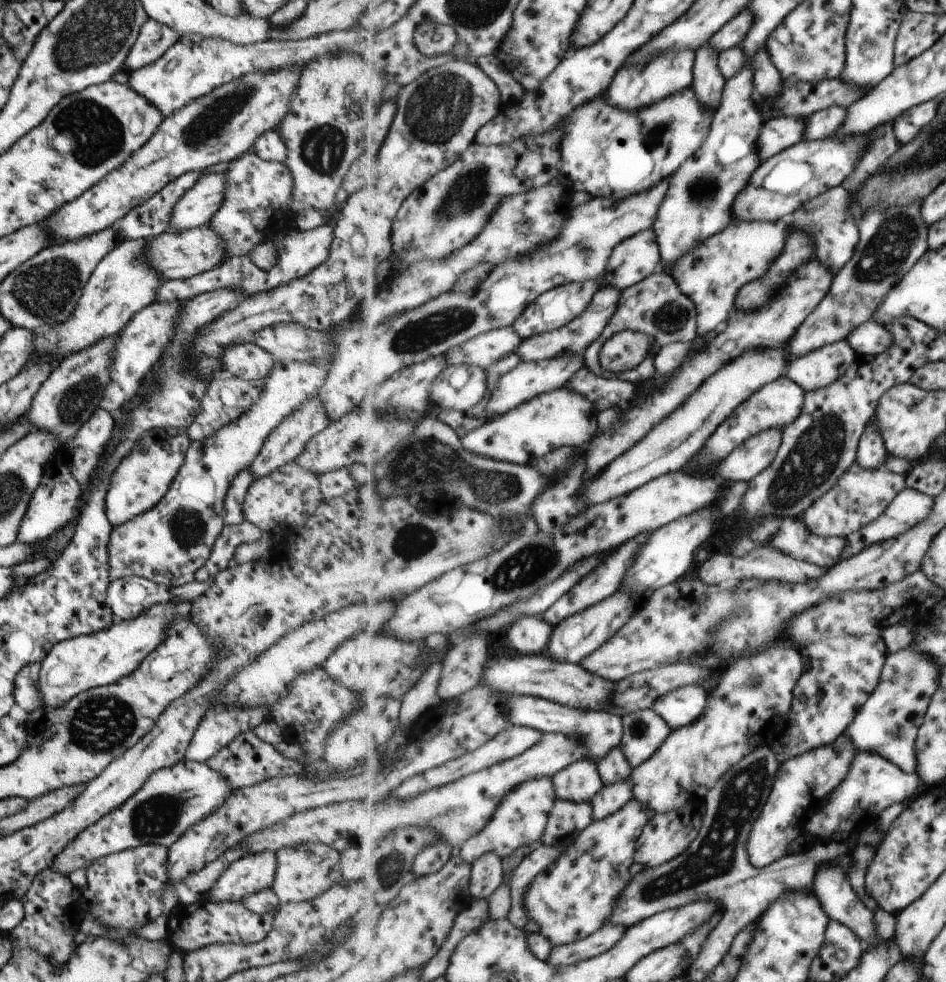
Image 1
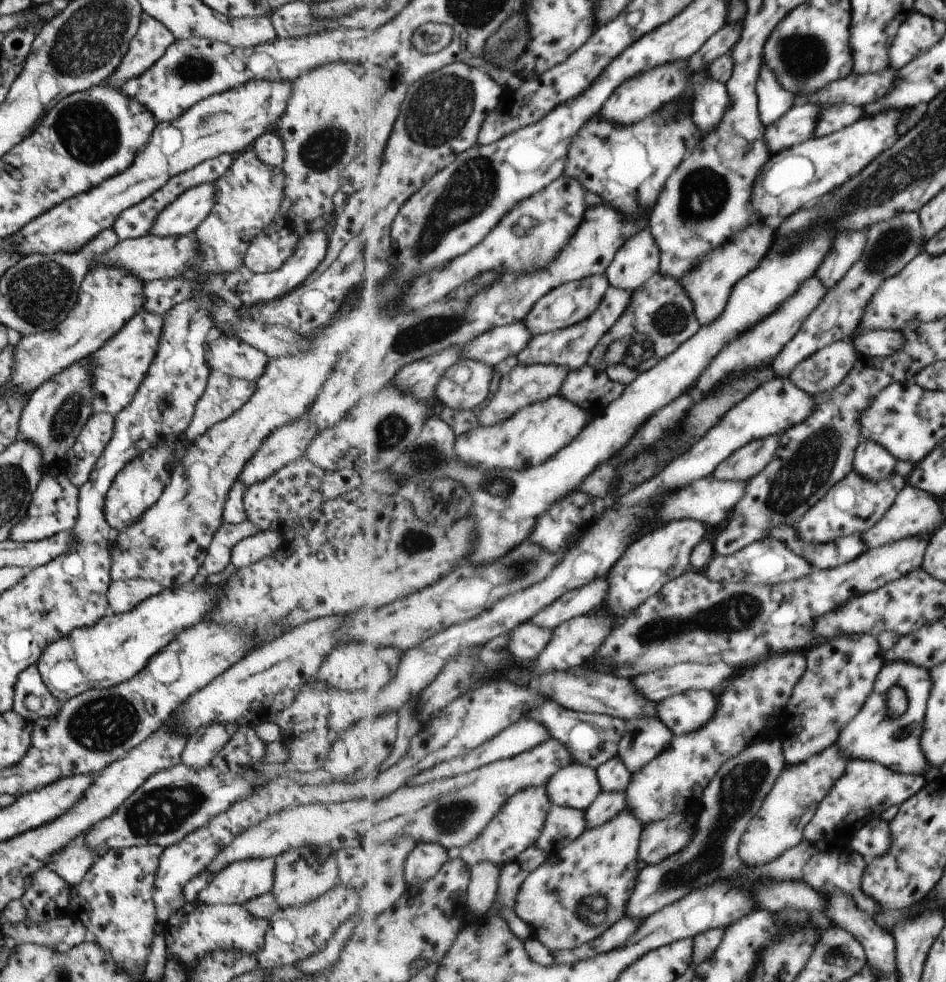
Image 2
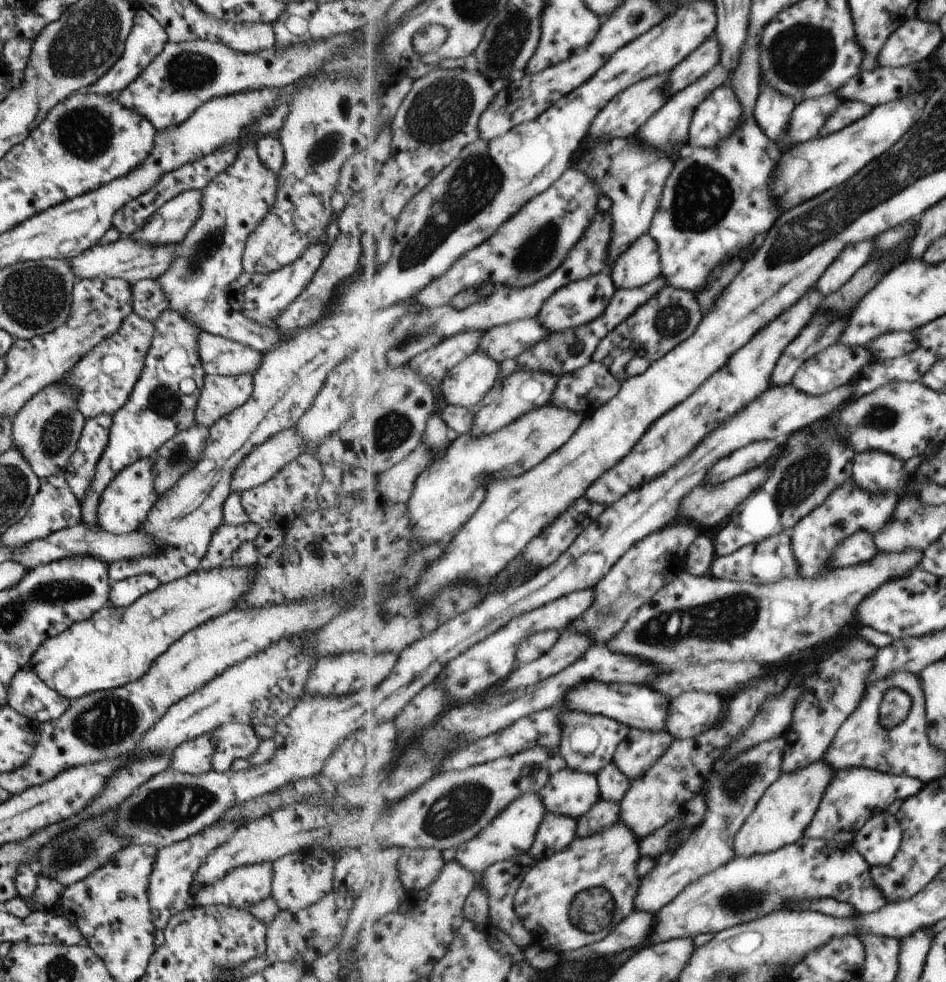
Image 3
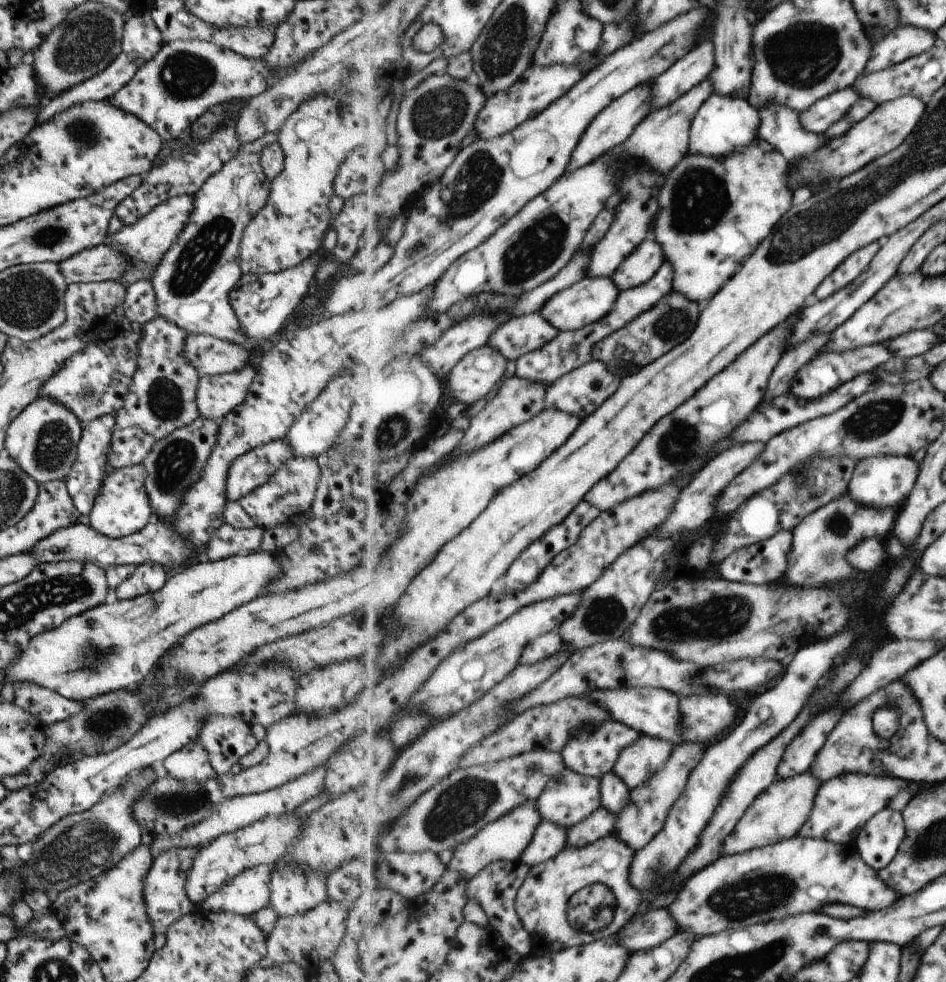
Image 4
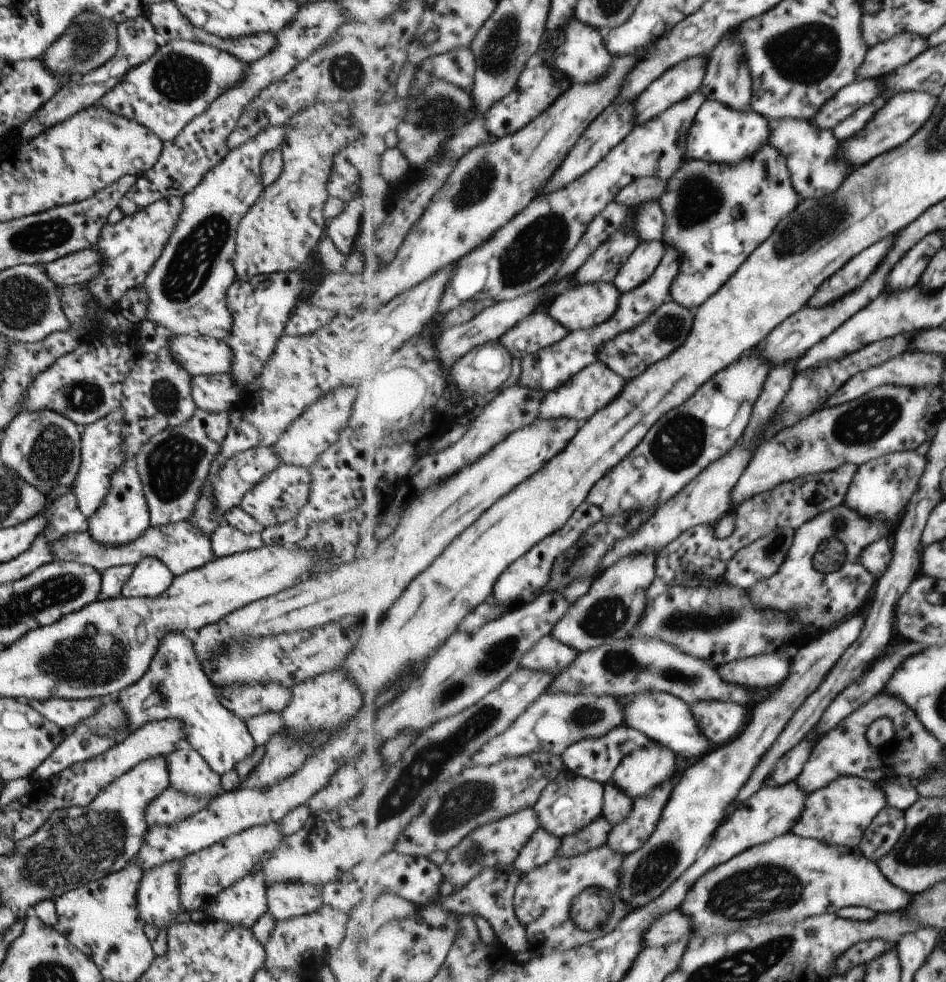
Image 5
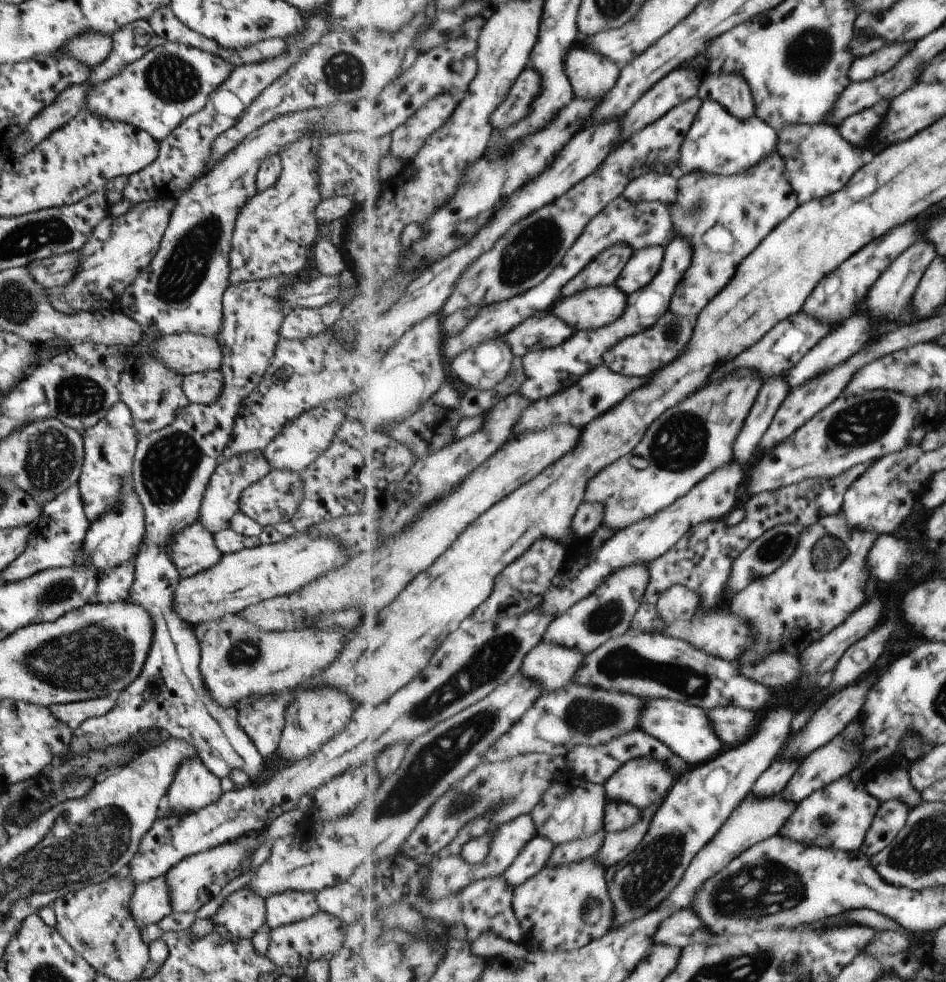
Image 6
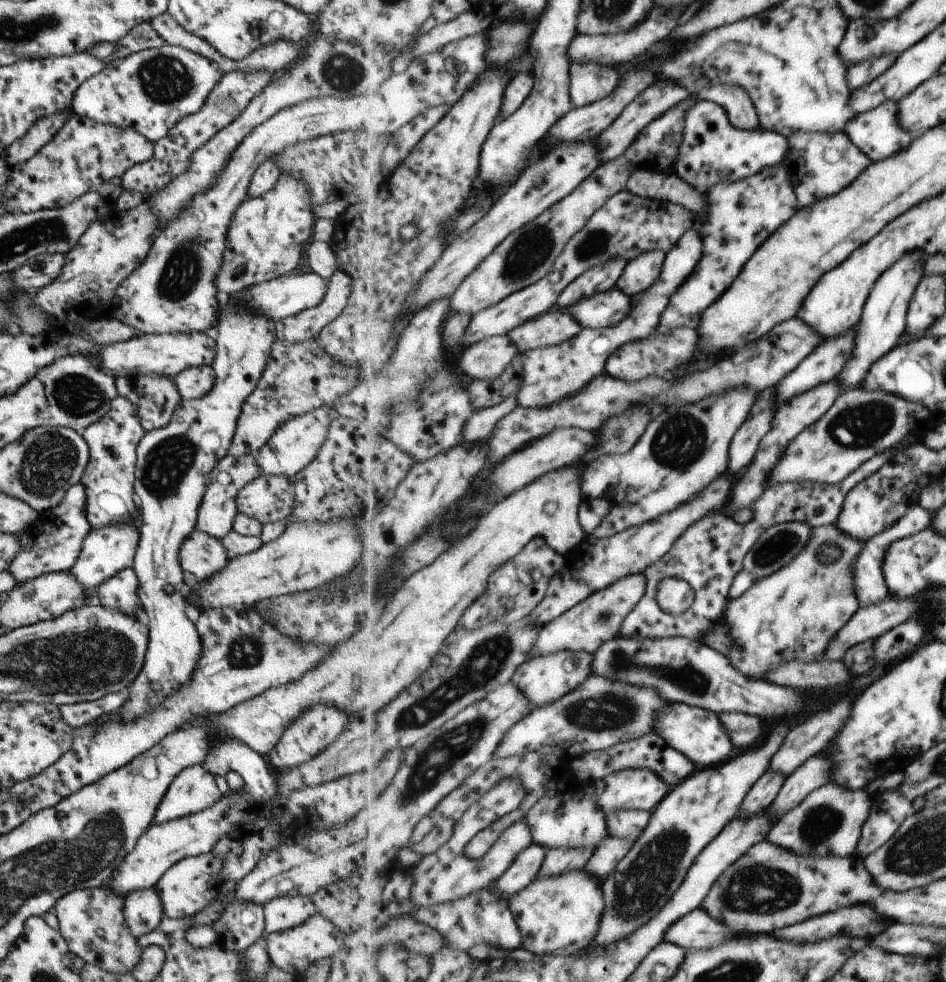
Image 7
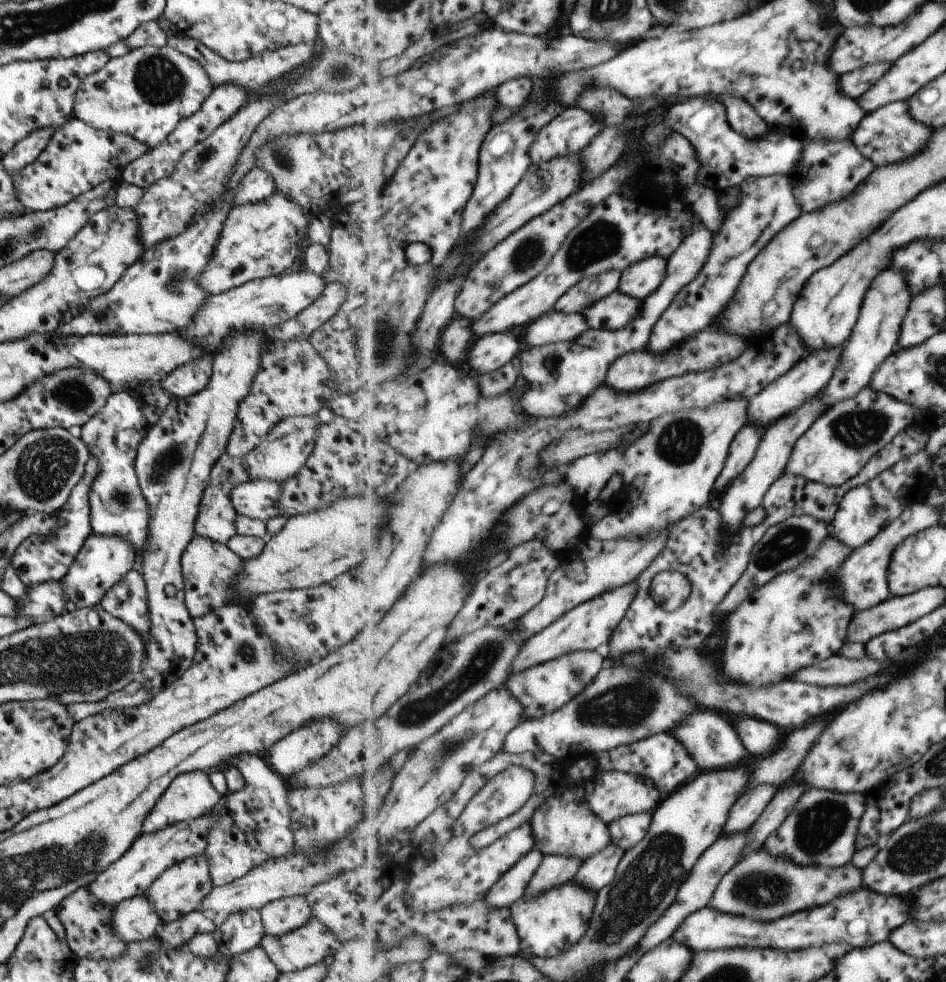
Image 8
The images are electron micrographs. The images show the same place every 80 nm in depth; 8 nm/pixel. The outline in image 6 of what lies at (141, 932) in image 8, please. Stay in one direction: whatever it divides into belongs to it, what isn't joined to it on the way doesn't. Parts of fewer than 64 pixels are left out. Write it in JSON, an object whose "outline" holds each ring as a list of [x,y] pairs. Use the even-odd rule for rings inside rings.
{"outline":[[[163,876],[136,884],[127,902],[127,910],[140,931],[151,924],[157,925],[163,917],[171,914],[169,894]]]}

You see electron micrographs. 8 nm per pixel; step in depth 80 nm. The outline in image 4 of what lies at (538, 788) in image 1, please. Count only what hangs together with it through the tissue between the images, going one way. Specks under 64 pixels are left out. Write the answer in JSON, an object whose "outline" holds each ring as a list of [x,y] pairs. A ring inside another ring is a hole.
{"outline":[[[537,801],[525,802],[517,806],[515,810],[499,820],[491,822],[484,827],[476,836],[468,842],[463,842],[453,853],[450,863],[446,869],[453,870],[457,874],[463,874],[465,878],[473,879],[484,869],[492,865],[493,862],[515,862],[520,861],[521,856],[528,849],[529,844],[536,837],[536,832],[540,827],[543,818],[537,808]]]}

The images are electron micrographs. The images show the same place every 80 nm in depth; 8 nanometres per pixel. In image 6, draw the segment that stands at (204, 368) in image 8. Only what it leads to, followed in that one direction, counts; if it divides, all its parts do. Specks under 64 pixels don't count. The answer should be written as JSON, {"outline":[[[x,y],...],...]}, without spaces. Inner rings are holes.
{"outline":[[[207,370],[182,376],[181,390],[188,403],[211,404],[221,394],[221,372]]]}

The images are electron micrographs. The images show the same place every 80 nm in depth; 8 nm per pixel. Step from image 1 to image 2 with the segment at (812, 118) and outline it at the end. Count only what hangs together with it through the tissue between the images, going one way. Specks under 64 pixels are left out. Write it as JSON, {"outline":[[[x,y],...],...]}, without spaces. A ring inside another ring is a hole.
{"outline":[[[846,104],[827,107],[820,112],[814,136],[824,137],[836,133],[855,124],[865,116],[867,115],[864,113],[863,107]]]}

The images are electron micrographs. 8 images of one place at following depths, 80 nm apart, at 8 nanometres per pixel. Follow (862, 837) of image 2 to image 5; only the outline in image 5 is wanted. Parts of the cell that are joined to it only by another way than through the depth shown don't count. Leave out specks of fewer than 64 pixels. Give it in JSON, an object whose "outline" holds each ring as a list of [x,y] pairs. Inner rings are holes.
{"outline":[[[885,806],[873,820],[870,829],[865,832],[859,848],[867,858],[877,863],[877,860],[887,856],[895,848],[905,828],[905,811]]]}

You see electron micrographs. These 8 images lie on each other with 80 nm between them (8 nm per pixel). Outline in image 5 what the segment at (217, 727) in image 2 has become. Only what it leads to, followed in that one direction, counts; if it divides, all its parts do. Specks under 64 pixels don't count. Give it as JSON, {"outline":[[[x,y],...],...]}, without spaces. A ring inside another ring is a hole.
{"outline":[[[182,744],[167,757],[169,786],[187,796],[211,798],[219,795],[220,777],[209,769],[203,758],[191,748]]]}

